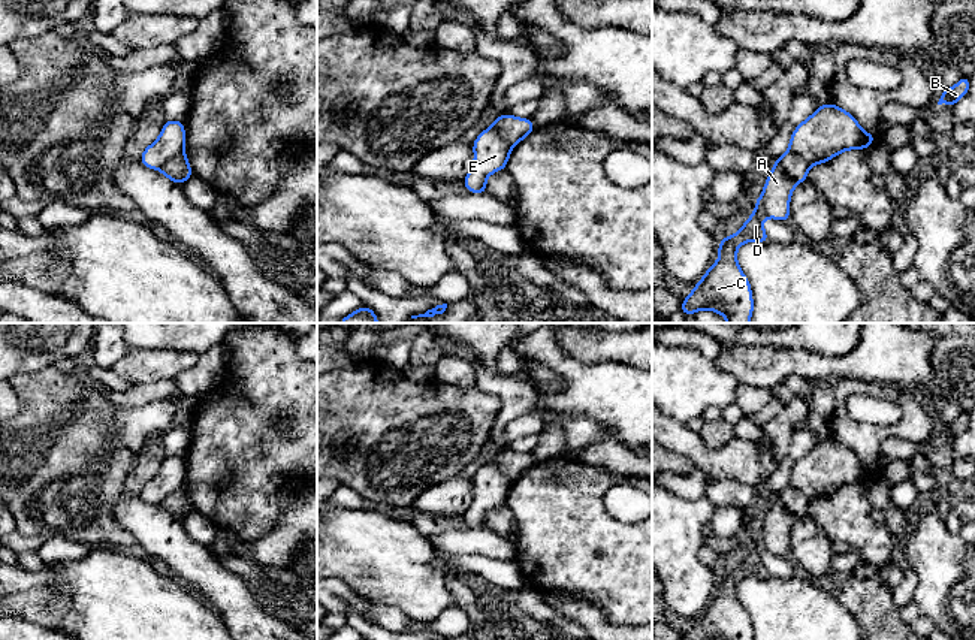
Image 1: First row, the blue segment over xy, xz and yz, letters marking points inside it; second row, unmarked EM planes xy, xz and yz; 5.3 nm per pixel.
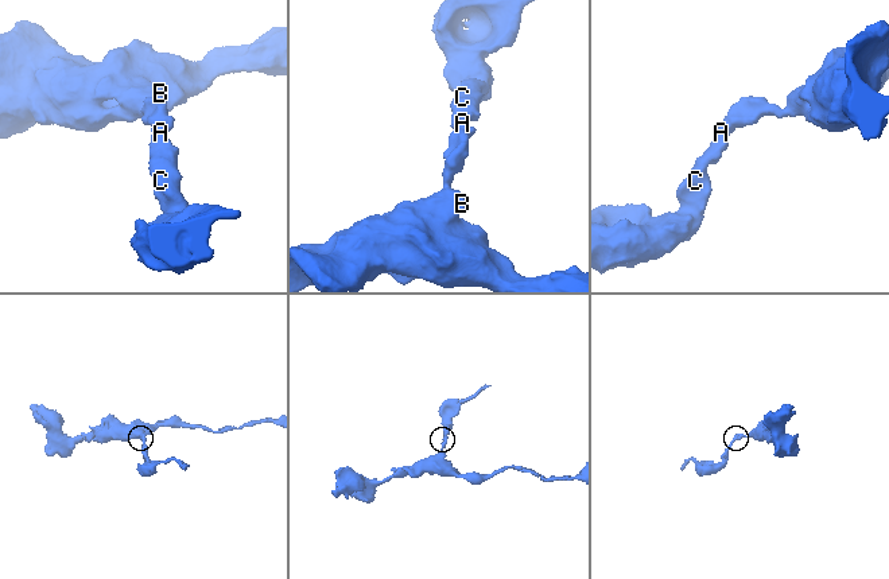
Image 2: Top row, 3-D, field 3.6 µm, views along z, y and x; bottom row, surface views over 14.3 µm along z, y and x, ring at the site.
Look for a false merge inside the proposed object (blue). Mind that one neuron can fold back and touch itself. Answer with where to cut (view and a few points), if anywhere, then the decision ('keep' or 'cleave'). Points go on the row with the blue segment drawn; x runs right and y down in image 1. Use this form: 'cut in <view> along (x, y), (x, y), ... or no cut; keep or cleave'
cut in xy along (181, 150), (159, 169); cleave

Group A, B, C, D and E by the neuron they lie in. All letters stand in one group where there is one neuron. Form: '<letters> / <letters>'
A C D / B E

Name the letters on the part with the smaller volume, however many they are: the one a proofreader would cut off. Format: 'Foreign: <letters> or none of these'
Foreign: A, C, D

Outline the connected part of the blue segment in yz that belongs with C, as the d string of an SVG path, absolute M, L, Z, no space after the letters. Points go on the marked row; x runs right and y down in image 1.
M791 150L775 160L764 190L755 202L754 214L737 233L721 238L718 262L710 265L695 289L683 299L680 311L685 316L712 310L722 314L727 323L749 323L754 301L749 280L736 259L737 248L751 241L769 242L763 229L764 218L790 221L790 197L794 187L803 182L808 173L808 161Z

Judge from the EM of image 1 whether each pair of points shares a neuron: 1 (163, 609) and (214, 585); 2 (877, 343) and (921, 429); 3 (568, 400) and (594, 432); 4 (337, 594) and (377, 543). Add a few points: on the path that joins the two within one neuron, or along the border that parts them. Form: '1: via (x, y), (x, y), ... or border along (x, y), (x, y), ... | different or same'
1: border along (196, 592), (222, 618) | different
2: border along (865, 380), (897, 385), (917, 394) | different
3: border along (548, 408), (558, 414), (594, 419), (613, 434) | different
4: border along (332, 574), (376, 601) | different

